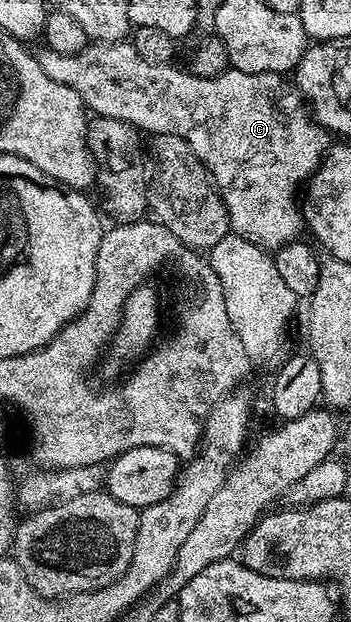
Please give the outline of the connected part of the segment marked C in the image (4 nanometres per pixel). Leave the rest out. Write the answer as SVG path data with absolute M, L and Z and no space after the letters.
M130 41L116 43L91 42L80 53L65 55L49 49L37 52L40 69L66 85L80 96L83 104L102 119L115 119L131 123L139 132L151 131L151 136L179 135L185 146L191 147L201 161L228 209L230 229L263 249L277 249L293 243L304 231L304 216L300 210L300 192L304 184L322 164L332 146L331 132L315 123L313 118L289 119L274 104L273 75L253 75L228 70L220 77L201 79L189 70L169 67L166 63L153 63L138 55Z

